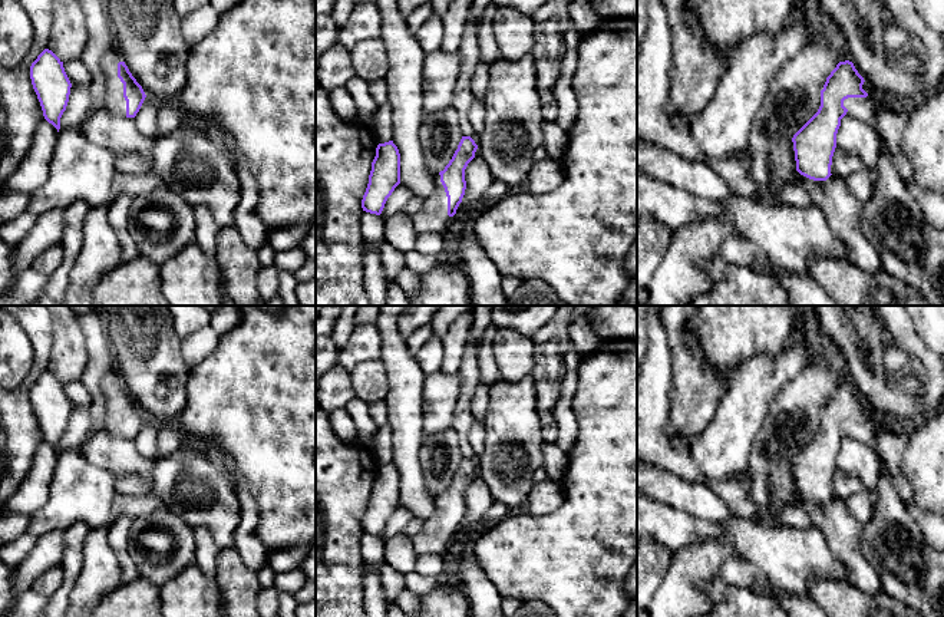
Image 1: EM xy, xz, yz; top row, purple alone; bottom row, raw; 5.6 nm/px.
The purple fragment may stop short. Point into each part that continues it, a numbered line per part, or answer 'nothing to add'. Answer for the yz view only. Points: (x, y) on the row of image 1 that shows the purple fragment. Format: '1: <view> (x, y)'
1: yz (865, 109)

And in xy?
1: xy (115, 102)

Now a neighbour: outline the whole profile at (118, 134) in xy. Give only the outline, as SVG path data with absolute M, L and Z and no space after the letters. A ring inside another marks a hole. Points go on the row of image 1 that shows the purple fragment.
M102 106L89 110L85 121L80 123L79 131L89 142L105 148L115 155L139 155L152 169L152 151L161 133L152 138L143 136L138 131L133 118L115 115Z

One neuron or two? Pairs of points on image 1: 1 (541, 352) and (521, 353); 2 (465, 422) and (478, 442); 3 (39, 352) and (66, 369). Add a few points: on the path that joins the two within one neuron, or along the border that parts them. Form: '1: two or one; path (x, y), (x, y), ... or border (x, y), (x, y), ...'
1: two; border (532, 339), (534, 368), (530, 373)
2: two; border (475, 419), (468, 435), (474, 454)
3: two; border (52, 320), (53, 346)

